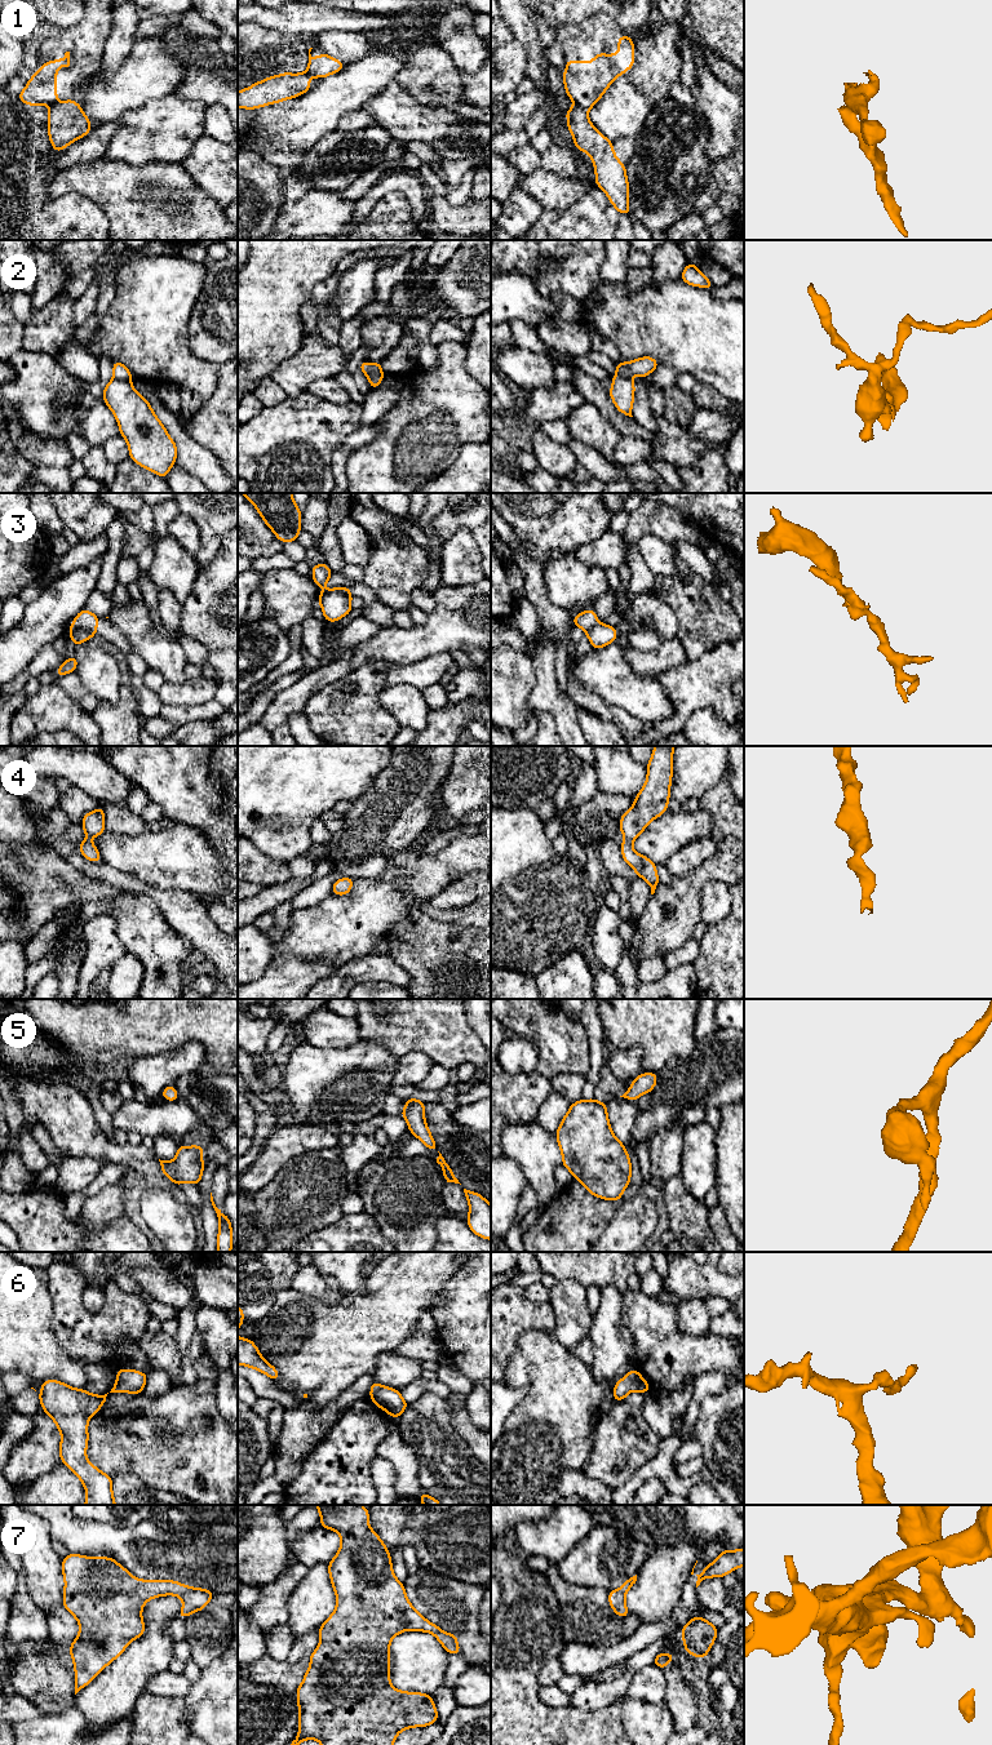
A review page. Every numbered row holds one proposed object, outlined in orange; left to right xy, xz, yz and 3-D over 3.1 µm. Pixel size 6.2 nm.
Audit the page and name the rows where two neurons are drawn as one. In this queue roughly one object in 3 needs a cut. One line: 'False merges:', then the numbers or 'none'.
False merges: 1, 2, 3

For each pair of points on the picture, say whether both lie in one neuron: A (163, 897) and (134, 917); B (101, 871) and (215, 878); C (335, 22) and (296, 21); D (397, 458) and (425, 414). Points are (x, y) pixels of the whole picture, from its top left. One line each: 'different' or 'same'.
A: different
B: different
C: same
D: same

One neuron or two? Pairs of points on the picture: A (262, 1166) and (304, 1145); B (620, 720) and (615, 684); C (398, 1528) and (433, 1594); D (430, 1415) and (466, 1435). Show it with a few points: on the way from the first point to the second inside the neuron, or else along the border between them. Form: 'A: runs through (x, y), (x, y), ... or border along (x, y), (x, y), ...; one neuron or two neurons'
A: runs through (273, 1157), (284, 1145), (293, 1145); one neuron
B: border along (592, 691), (607, 702), (625, 709), (643, 722); two neurons
C: border along (420, 1564), (448, 1577); two neurons
D: border along (444, 1399), (452, 1428), (472, 1452); two neurons

